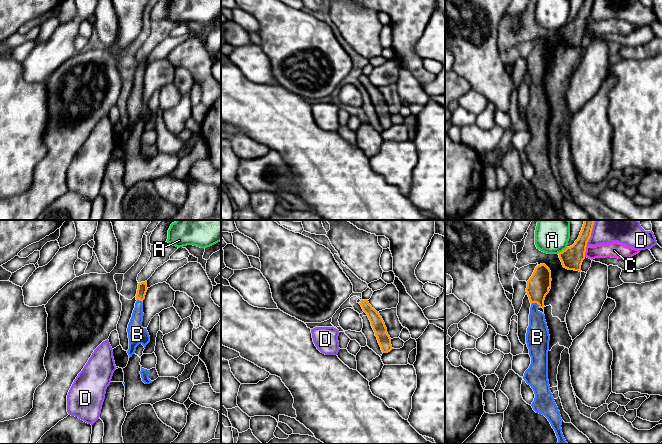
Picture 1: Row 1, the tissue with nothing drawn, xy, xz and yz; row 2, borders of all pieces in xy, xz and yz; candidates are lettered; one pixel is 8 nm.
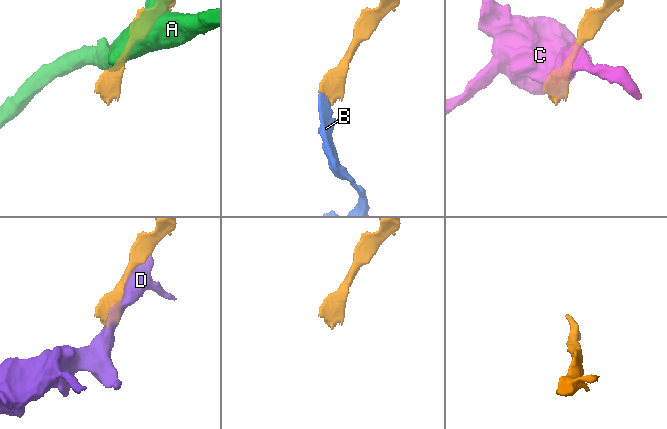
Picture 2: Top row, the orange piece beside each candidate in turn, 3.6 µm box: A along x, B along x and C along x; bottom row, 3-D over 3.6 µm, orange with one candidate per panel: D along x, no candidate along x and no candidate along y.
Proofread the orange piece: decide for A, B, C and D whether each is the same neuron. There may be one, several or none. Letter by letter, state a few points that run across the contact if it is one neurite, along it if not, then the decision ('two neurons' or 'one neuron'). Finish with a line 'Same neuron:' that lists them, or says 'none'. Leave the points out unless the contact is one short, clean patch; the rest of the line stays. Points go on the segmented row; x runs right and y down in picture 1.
A: yz (567, 247), (559, 253) | two neurons
B: yz (538, 285), (535, 302), (537, 333) | one neuron
C: two neurons
D: two neurons
Same neuron: B

